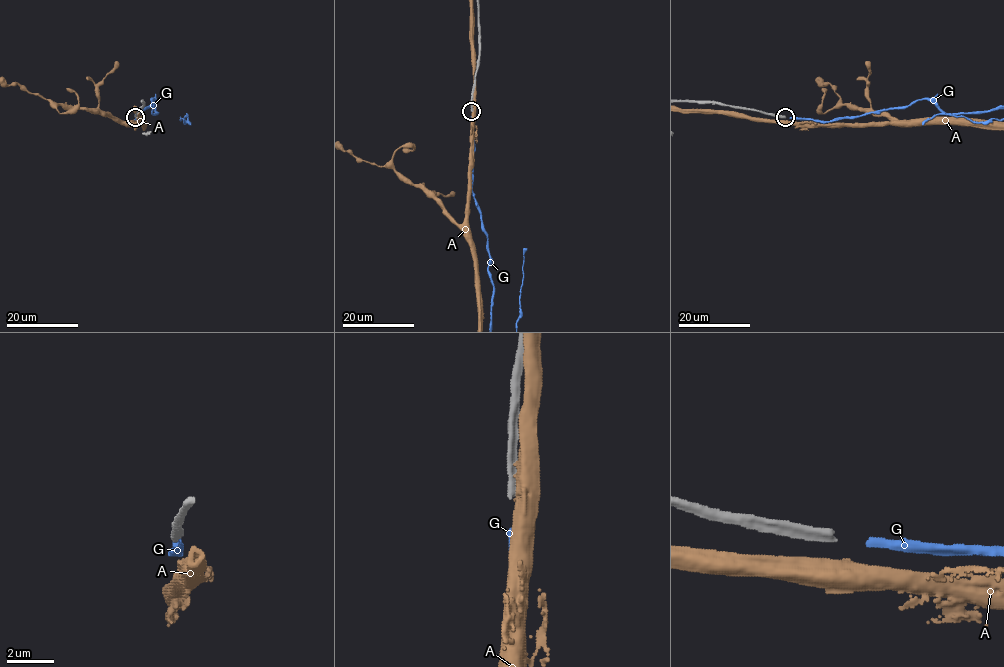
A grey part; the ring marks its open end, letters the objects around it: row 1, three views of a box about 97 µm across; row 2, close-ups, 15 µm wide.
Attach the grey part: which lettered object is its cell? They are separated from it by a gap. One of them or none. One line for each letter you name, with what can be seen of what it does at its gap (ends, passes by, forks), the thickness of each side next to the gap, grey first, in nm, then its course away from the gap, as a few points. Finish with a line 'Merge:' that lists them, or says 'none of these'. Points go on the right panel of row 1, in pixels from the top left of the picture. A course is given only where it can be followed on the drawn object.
G: it ends there; 380 nm thick on the grey side, 340 nm on the other
Merge: G

